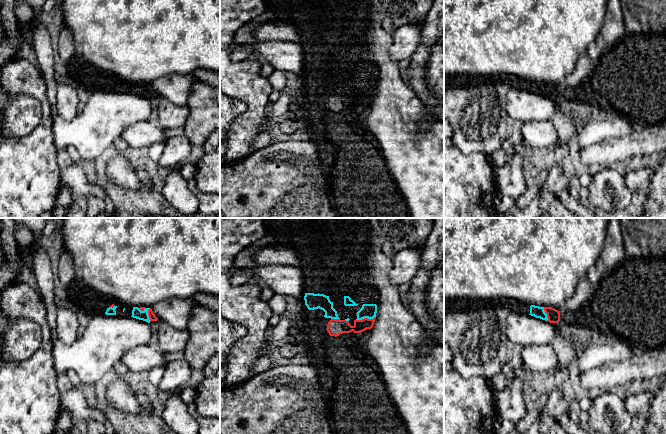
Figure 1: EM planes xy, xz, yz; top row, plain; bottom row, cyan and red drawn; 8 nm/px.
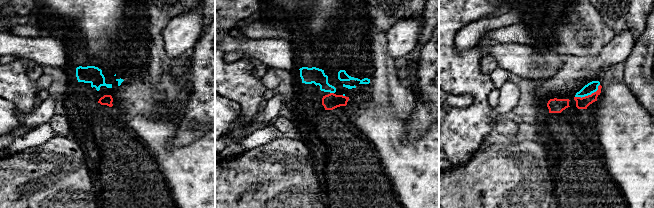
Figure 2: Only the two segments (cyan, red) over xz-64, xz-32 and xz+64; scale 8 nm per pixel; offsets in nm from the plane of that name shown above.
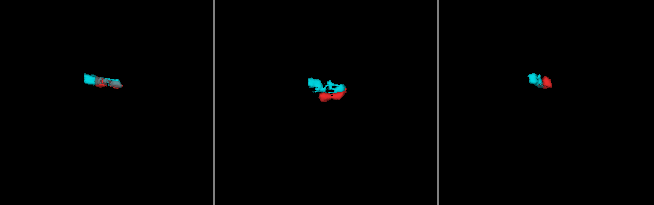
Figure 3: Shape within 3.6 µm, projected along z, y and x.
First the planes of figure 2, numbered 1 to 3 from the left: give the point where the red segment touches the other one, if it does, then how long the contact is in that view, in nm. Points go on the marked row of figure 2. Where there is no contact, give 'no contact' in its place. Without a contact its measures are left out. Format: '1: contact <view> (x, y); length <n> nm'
1: no contact
2: contact xz-32 (332, 92); length 30 nm
3: contact xz+64 (588, 94); length 220 nm

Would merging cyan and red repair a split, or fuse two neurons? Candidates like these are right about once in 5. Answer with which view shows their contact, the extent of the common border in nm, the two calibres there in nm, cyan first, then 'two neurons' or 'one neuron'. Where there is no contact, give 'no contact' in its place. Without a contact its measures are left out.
meets cyan in xz; contact 160 nm long; 120 nm thick on the cyan side, 130 nm on the other; one neuron

